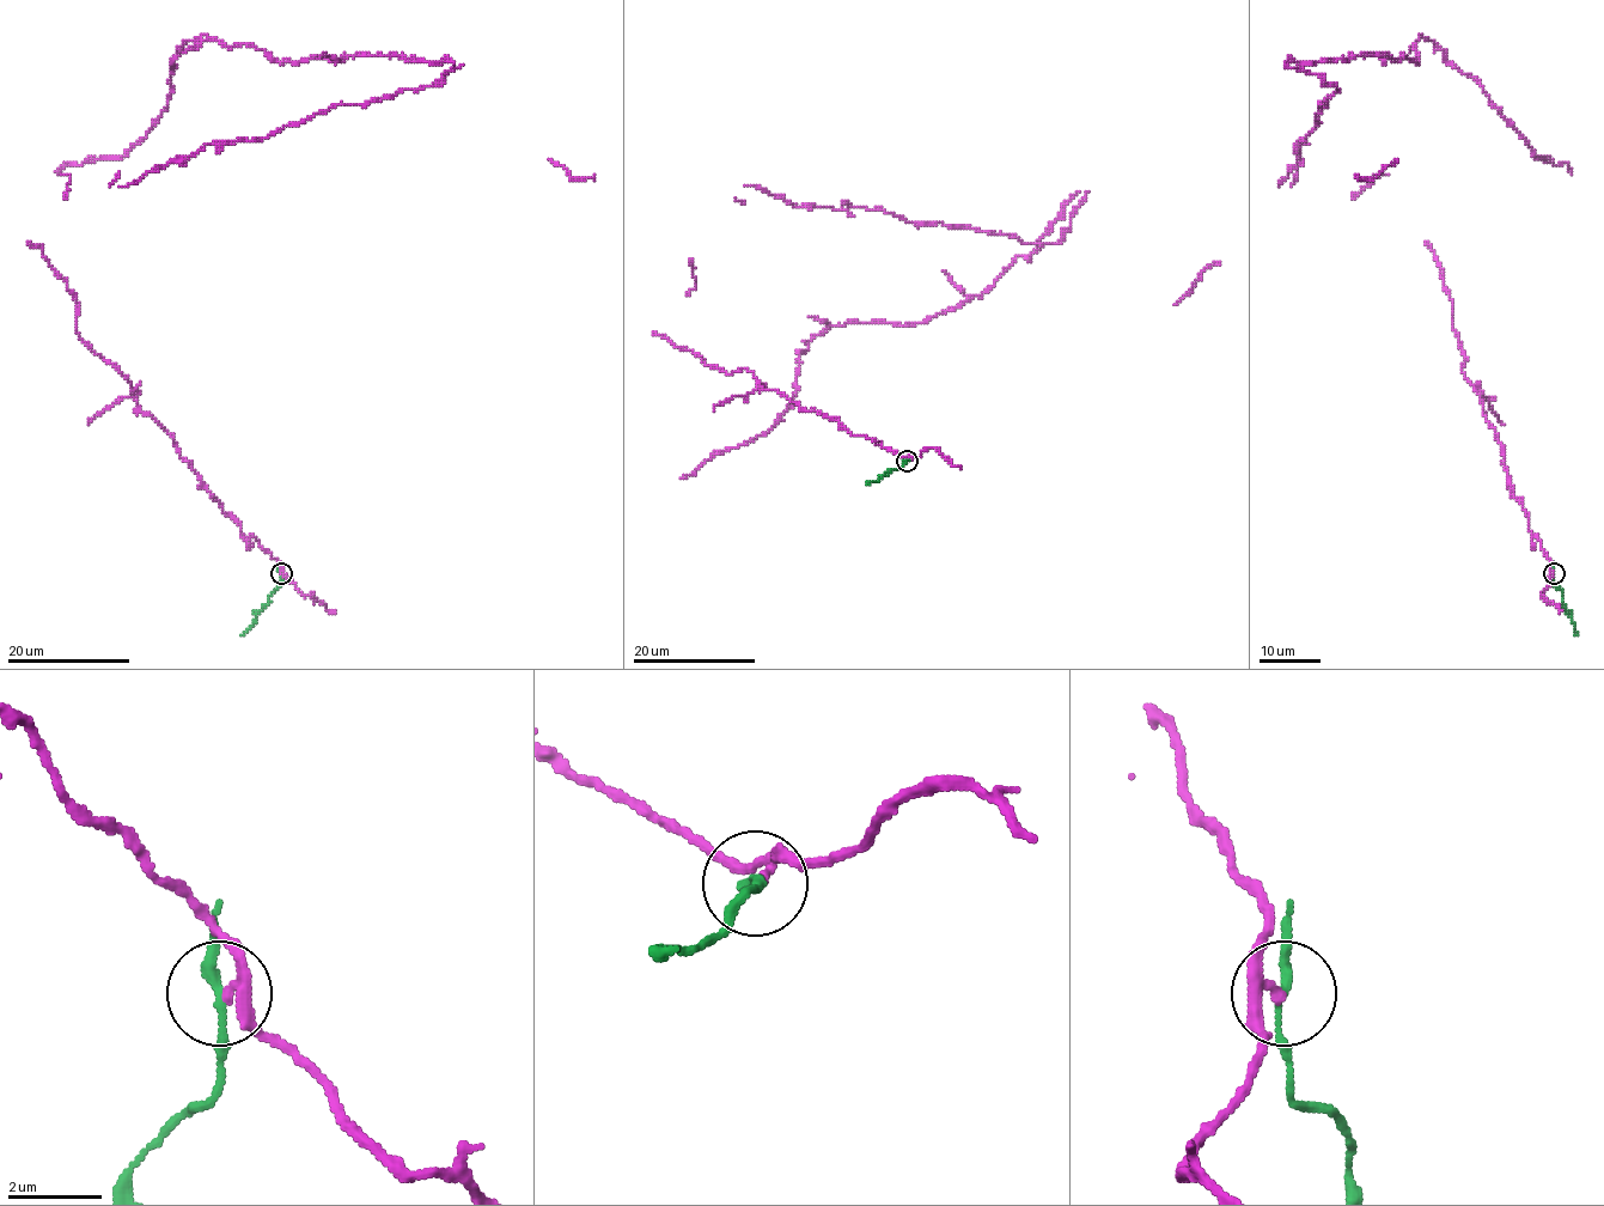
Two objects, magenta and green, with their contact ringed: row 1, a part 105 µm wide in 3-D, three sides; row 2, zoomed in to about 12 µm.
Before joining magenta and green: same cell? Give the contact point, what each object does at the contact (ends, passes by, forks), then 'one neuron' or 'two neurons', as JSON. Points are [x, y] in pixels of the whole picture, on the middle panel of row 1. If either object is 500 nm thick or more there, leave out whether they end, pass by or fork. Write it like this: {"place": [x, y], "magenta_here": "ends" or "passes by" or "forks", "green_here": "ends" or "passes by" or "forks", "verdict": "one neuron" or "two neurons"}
{"place": [907, 461], "magenta_here": "passes by", "green_here": "passes by", "verdict": "two neurons"}

